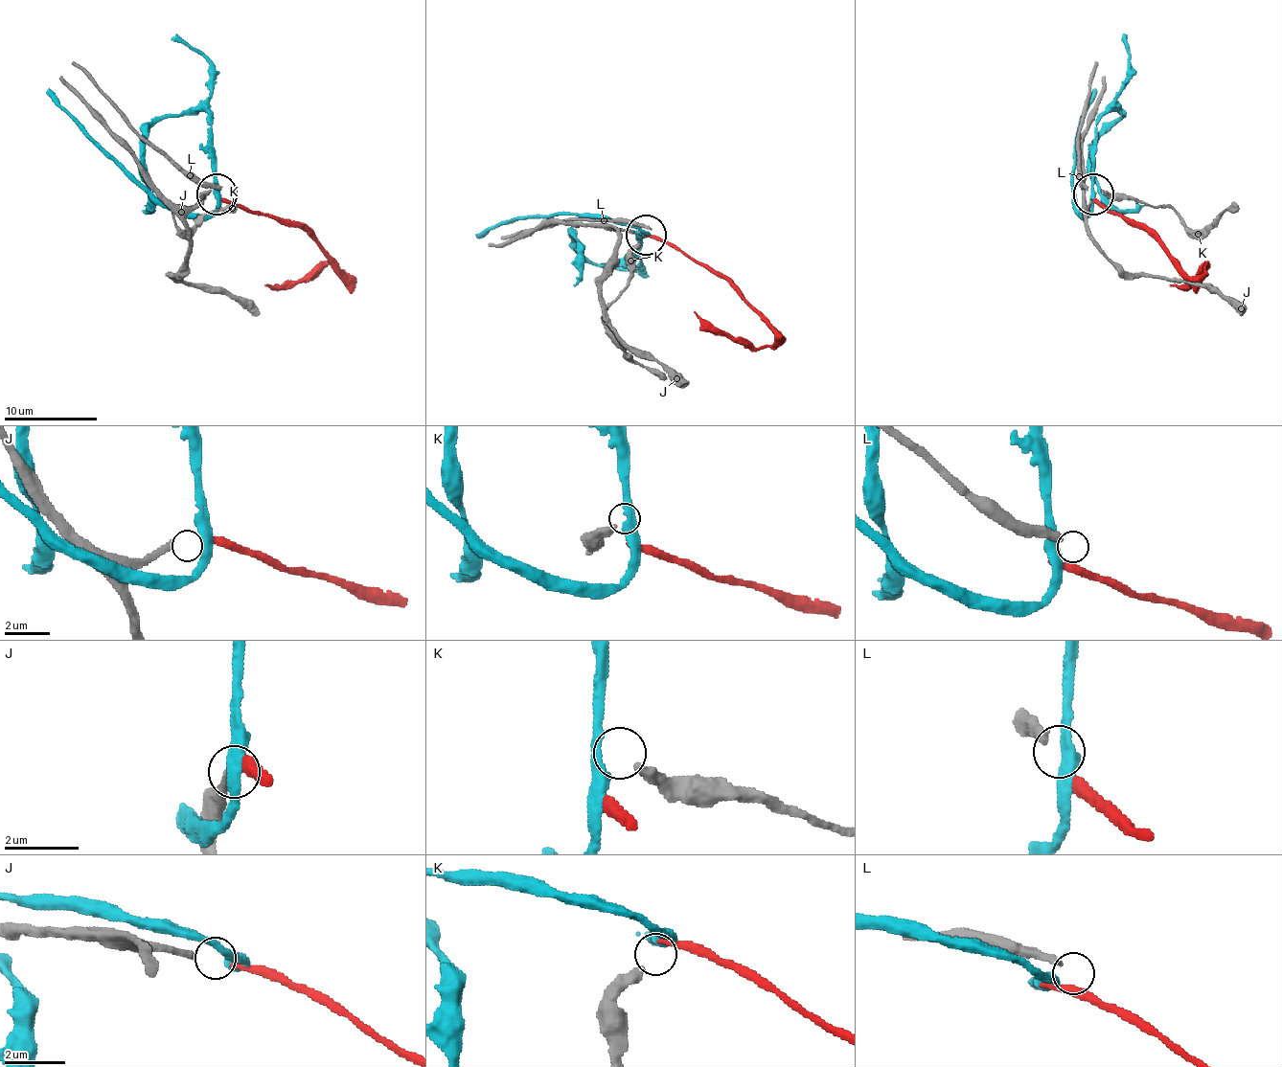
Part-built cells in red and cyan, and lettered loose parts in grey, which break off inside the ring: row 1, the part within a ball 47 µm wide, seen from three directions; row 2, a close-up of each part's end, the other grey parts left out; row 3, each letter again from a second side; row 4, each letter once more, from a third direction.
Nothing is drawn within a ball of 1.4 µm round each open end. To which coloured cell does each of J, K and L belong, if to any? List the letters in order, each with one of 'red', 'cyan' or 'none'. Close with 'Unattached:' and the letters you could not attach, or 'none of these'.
J: red
K: cyan
L: none
Unattached: L

